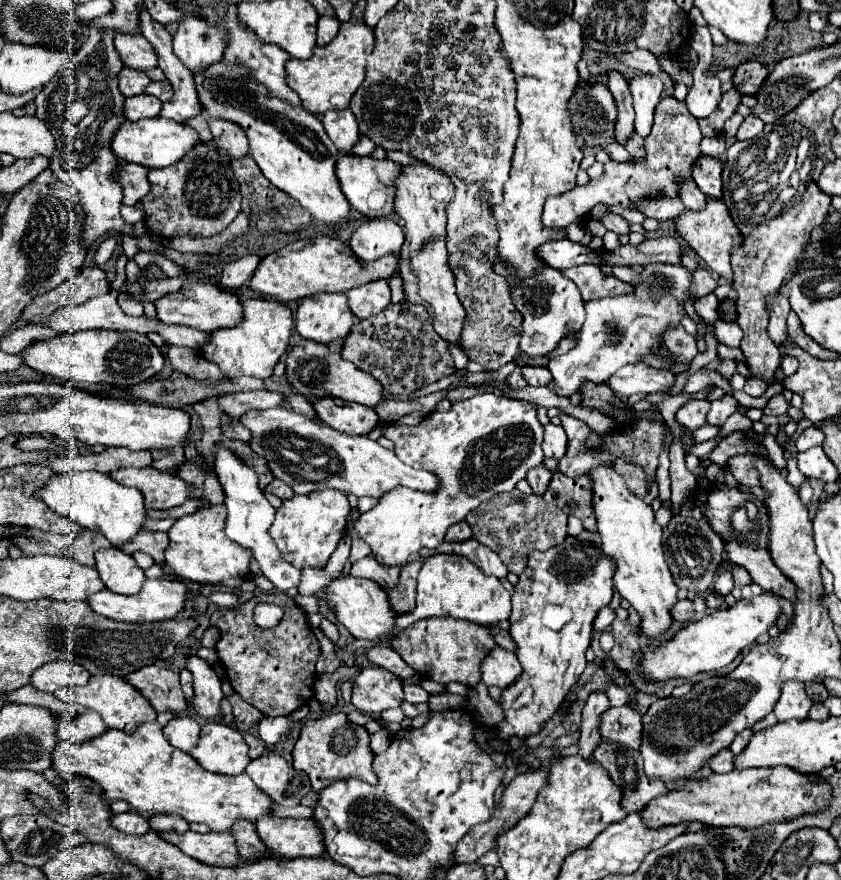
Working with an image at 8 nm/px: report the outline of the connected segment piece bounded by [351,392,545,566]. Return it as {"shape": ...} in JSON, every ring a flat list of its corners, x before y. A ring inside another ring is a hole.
{"shape":[[483,392,469,400,455,402,449,412,433,412,421,420,417,426,397,426,391,424,383,434,393,442,395,454,405,464,422,470,435,470,439,474,439,490,435,494,415,492,415,490,391,490,379,498,377,506,361,514,353,526,351,536,363,538,379,564,401,566,407,564,411,554,421,548,437,548,449,526,465,520,465,516,479,504,489,500,497,492,513,490,525,474,543,462,543,424,537,418,537,406,525,400,507,398,495,392]]}

